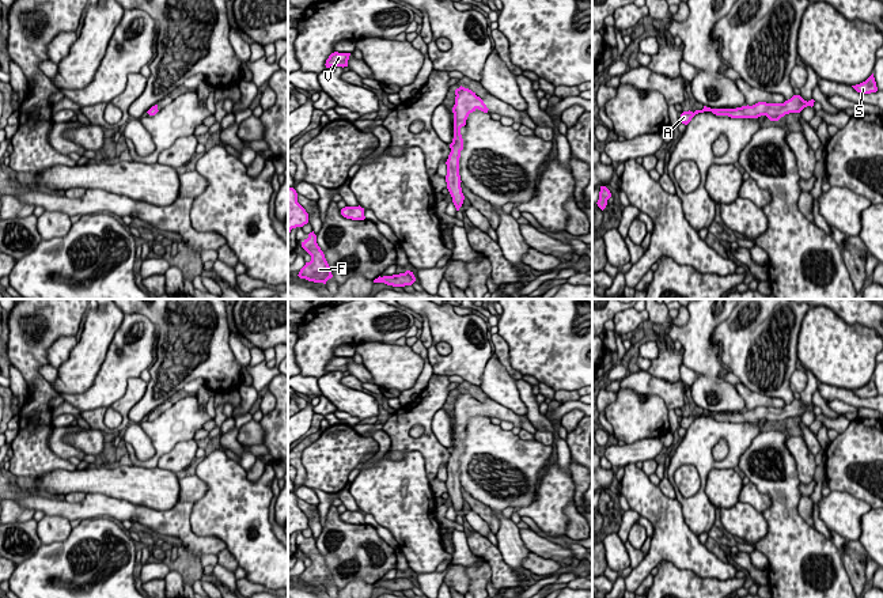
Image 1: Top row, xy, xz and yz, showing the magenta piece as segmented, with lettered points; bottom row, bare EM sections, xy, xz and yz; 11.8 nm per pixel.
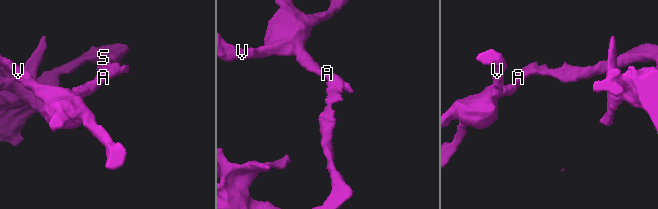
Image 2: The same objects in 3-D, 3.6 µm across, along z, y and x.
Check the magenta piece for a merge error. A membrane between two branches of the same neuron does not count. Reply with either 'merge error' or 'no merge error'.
no merge error

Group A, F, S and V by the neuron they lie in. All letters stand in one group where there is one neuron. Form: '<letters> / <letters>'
A F S V

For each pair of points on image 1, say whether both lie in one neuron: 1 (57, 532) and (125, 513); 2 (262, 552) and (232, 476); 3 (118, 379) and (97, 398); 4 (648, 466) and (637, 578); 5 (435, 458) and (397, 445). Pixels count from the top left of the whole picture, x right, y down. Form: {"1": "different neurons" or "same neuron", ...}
{"1": "different neurons", "2": "same neuron", "3": "same neuron", "4": "different neurons", "5": "same neuron"}

